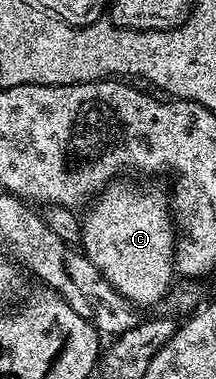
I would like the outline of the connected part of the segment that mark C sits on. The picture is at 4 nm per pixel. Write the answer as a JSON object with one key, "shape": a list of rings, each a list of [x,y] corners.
{"shape":[[[125,180],[110,182],[92,199],[83,214],[79,244],[91,264],[127,301],[146,308],[155,305],[165,293],[166,297],[174,285],[178,231],[166,191],[164,194],[149,186],[121,181]]]}

